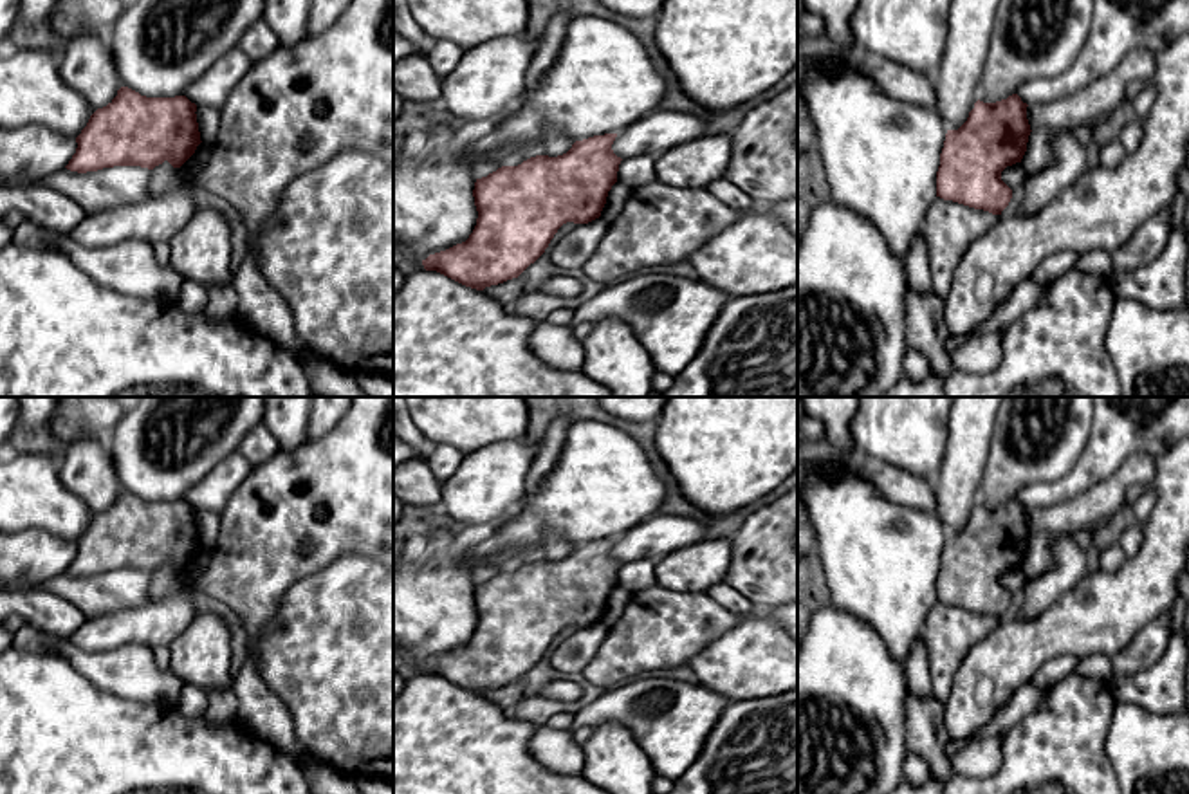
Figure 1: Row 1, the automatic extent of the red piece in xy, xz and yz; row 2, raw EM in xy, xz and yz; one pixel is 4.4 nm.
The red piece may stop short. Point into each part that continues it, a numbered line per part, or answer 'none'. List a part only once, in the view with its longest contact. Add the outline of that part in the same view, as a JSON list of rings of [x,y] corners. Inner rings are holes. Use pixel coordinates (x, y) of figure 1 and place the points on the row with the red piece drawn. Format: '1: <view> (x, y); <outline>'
none

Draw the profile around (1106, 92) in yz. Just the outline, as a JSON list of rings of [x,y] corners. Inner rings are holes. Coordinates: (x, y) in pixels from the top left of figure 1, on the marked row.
[[[1133,49],[1110,74],[1072,96],[1050,103],[1027,106],[1030,130],[1054,128],[1074,130],[1090,119],[1117,108],[1126,97],[1131,81],[1151,81],[1155,76],[1155,54],[1146,49]]]

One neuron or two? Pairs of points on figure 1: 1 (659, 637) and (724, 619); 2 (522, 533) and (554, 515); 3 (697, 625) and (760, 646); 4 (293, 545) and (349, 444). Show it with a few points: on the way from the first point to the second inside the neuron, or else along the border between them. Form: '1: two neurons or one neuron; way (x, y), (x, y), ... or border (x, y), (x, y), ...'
1: one neuron; way (675, 630), (708, 628)
2: one neuron; way (529, 526), (538, 517), (547, 515)
3: two neurons; border (762, 616), (744, 616), (690, 659)
4: one neuron; way (300, 520), (349, 470)

